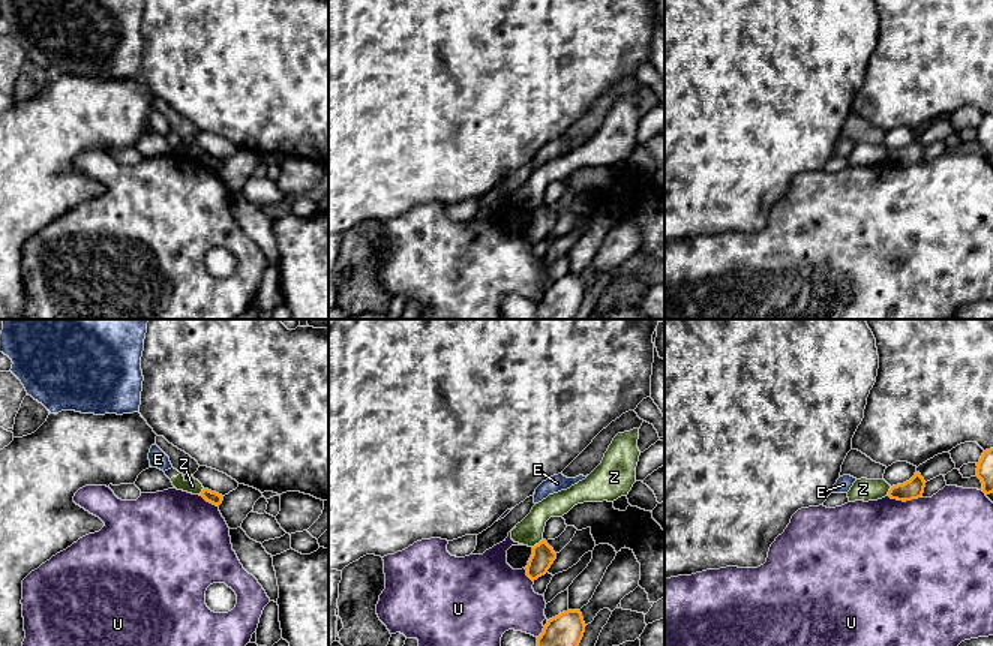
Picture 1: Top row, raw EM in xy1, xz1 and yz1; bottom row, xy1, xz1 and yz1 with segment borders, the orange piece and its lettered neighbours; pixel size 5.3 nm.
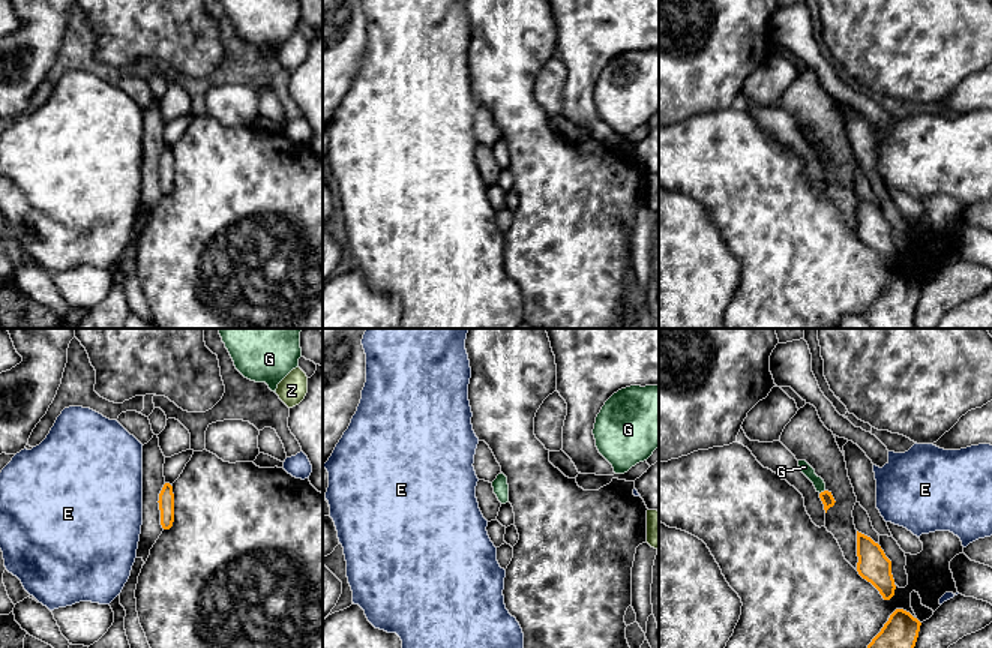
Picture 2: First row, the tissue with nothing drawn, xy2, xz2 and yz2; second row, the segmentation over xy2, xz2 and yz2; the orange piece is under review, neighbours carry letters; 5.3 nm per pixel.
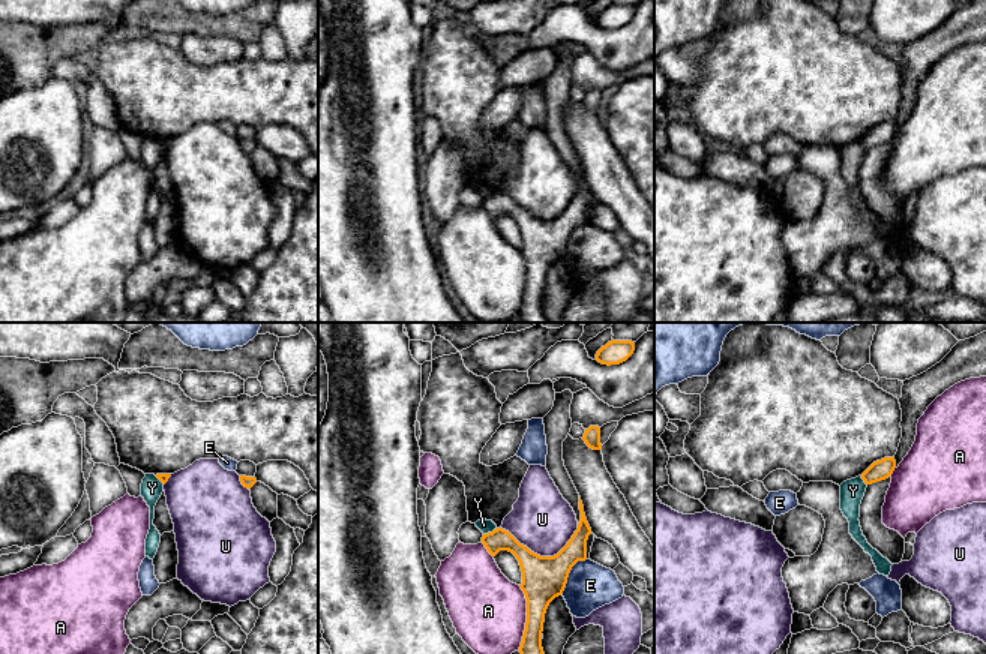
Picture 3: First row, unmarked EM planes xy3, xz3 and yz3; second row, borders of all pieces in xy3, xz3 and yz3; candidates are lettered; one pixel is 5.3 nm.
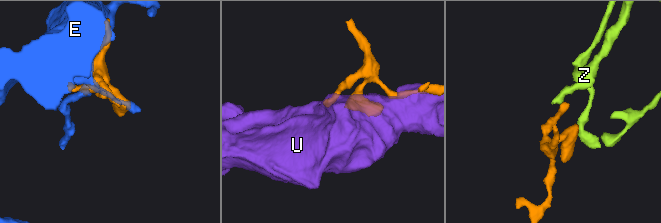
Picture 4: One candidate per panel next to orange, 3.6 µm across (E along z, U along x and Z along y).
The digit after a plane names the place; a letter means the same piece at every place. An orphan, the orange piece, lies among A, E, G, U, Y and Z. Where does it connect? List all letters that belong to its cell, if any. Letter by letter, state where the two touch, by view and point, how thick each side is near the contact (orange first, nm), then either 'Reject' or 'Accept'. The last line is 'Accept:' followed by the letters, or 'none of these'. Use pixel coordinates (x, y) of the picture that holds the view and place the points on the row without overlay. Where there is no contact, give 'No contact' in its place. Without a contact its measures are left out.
A: Touches orange at xz3 (527, 282). Thickness 240 nm (orange) against 400 nm. Reject
E: Touches orange at xz3 (568, 239). Thickness 240 nm (orange) against 260 nm. Reject
G: Touches orange at yz2 (821, 156). Thickness 70 nm (orange) against 60 nm. Accept
U: Touches orange at xz3 (542, 221). Thickness 240 nm (orange) against 320 nm. Reject
Y: Touches orange at xz3 (489, 197). Thickness 120 nm (orange) against 70 nm. Reject
Z: Touches orange at xz1 (539, 207). Thickness 120 nm (orange) against 140 nm. Reject
Accept: G

